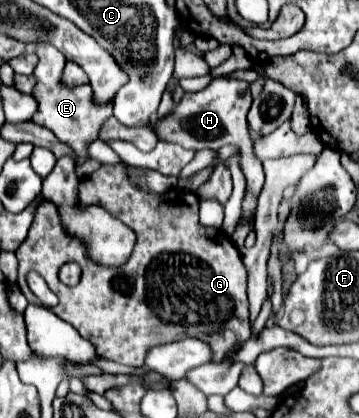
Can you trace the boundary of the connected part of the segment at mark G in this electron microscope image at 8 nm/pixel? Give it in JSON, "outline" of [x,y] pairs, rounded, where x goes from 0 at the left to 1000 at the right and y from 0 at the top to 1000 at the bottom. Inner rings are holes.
{"outline":[[[284,392],[262,416],[251,416],[223,435],[228,488],[267,488],[295,498],[301,507],[312,507],[312,517],[323,517],[379,555],[384,574],[362,622],[334,641],[262,632],[240,612],[240,603],[228,603],[228,584],[217,574],[195,574],[195,565],[184,560],[150,488],[123,478],[100,498],[95,531],[78,550],[72,574],[45,598],[45,617],[56,627],[50,684],[78,713],[78,722],[100,727],[106,713],[89,703],[78,679],[67,679],[67,660],[84,646],[100,646],[167,718],[162,732],[145,737],[145,746],[167,756],[178,770],[201,775],[228,809],[267,823],[279,852],[290,852],[295,861],[318,861],[318,866],[384,880],[401,871],[401,856],[418,833],[468,823],[485,813],[507,813],[524,804],[529,785],[624,785],[624,852],[630,852],[635,842],[657,837],[657,828],[669,828],[696,809],[685,641],[674,632],[674,617],[652,593],[646,574],[618,550],[557,536],[552,526],[557,478],[540,459],[524,459],[513,450],[474,450],[457,464],[418,464],[368,440],[362,431],[368,402],[373,397],[357,397],[357,392],[318,392],[318,397]],[[184,627],[212,627],[228,641],[228,665],[206,689],[173,679],[162,665],[162,646]]]}

